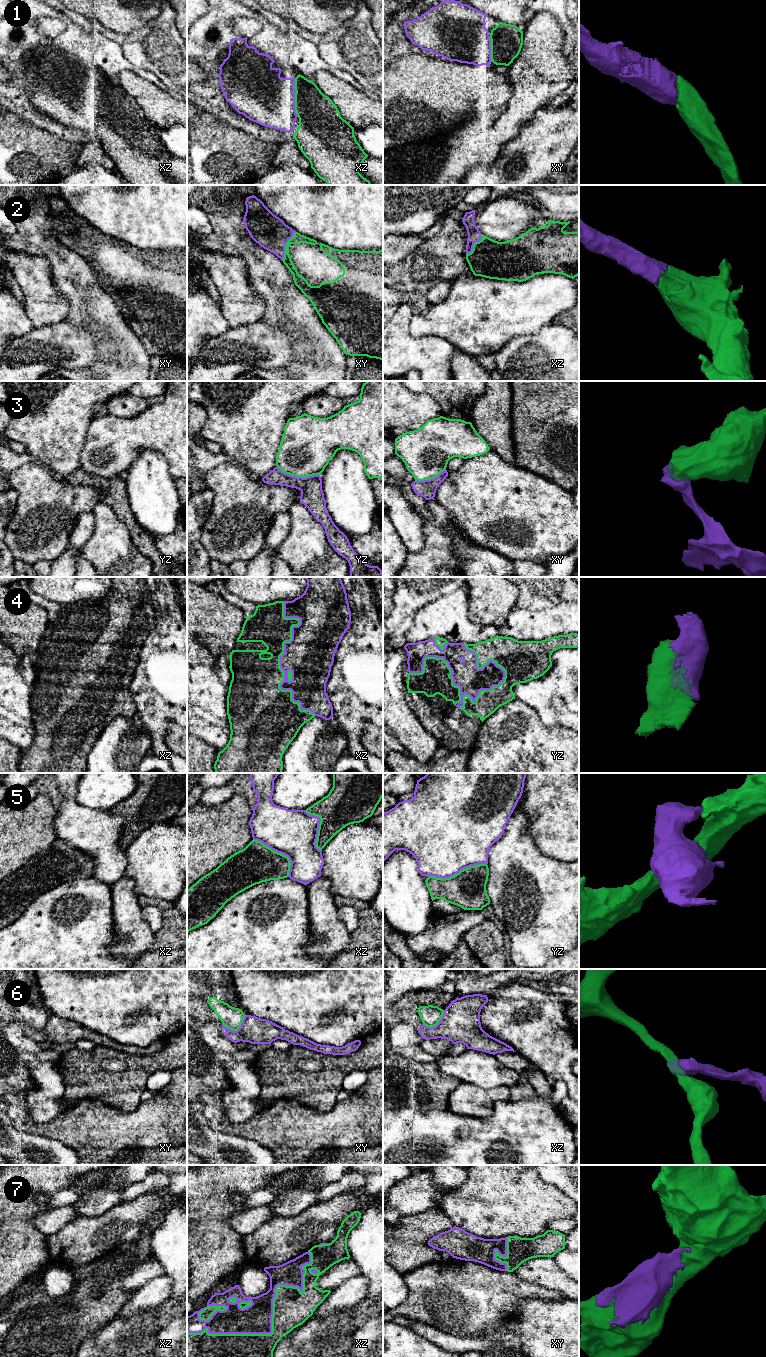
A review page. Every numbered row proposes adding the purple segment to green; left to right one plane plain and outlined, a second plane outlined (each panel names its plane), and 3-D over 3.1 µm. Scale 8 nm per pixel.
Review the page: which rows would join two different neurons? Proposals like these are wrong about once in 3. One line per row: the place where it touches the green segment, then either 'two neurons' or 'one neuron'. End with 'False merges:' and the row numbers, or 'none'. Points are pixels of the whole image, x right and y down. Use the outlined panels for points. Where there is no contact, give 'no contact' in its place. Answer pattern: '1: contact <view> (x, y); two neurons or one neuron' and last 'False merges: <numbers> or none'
1: contact xz (295, 97); one neuron
2: contact xy (285, 245); one neuron
3: contact yz (298, 476); two neurons
4: contact yz (452, 681); one neuron
5: contact yz (457, 873); two neurons
6: contact xy (236, 1030); two neurons
7: contact xz (272, 1320); one neuron
False merges: 3, 5, 6

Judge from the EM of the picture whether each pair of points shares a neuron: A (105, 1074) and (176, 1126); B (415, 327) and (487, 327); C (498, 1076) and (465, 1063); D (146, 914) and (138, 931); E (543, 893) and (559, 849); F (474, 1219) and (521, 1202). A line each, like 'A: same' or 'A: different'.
A: different
B: same
C: same
D: different
E: different
F: same

